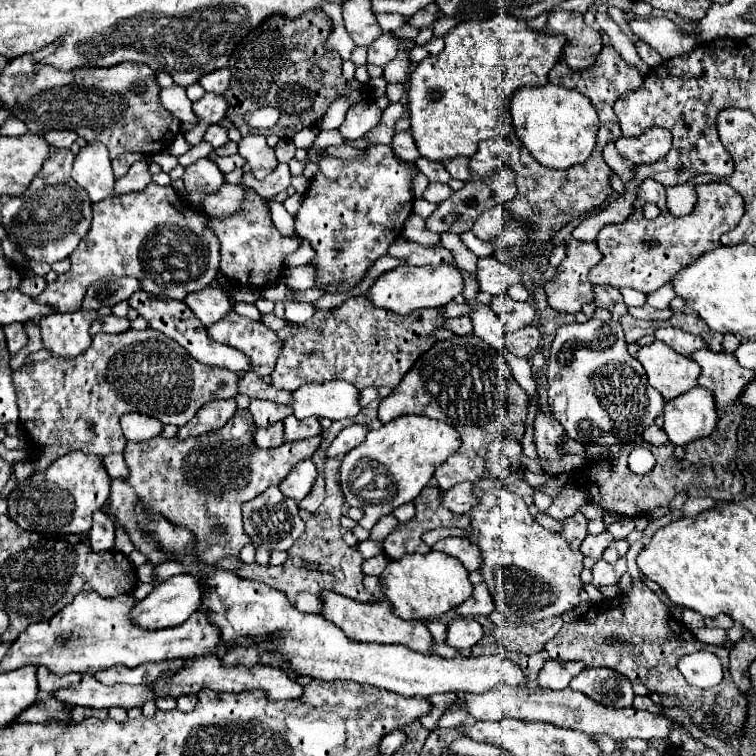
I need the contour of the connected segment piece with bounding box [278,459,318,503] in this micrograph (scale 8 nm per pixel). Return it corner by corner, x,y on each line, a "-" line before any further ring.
306,459
306,461
300,461
278,487
284,493
284,497
292,497
296,503
300,503
310,493
316,481
316,475
318,473
316,473
314,461

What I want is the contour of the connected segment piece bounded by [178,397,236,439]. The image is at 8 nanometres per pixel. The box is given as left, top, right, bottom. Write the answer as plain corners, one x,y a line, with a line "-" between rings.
224,399
224,401
212,401
198,409
196,417
192,417
190,423
178,429
178,439
196,437
208,431
216,431
226,425
226,421
236,413
236,399

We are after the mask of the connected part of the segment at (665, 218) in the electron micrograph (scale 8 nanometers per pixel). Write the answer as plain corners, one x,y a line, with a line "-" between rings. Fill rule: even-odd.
646,179
640,185
638,199
636,199
636,211
632,217
628,217
624,223
608,225
598,233
598,247
602,251
602,261
592,267
588,273
588,279
592,285
612,285
616,289
630,287
642,293
652,293
666,285
682,267
690,265
700,255
720,247
720,237
726,231
732,231
742,213
744,213
744,201
742,197
726,183
710,183
710,185
698,185
696,187
698,201
690,215
686,217
674,217
666,209
666,189
658,181
-
644,203
656,203
660,209
660,215
656,219
646,219
642,215

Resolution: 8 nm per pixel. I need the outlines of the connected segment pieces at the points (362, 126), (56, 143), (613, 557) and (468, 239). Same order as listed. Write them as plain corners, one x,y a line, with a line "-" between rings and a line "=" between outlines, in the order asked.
360,101
360,103
354,103
348,113
346,113
346,119
344,123
338,127
342,137
344,139
360,139
362,135
366,135
372,127
378,125
382,117
382,111
378,109
378,105
374,101
=
48,131
44,135
44,139
52,145
52,147
64,147
70,149
70,145
78,139
78,135
74,131
=
622,539
622,541
612,541
610,545
608,545
608,549
604,551
604,555
602,555
602,559
604,561
608,561
608,563
612,563
612,561
618,561
620,557
624,557
626,555
626,551
628,551
628,543
=
466,231
460,235
460,239
464,241
464,245
476,255
476,257
488,257
494,251
494,243
492,241
480,241
472,231

